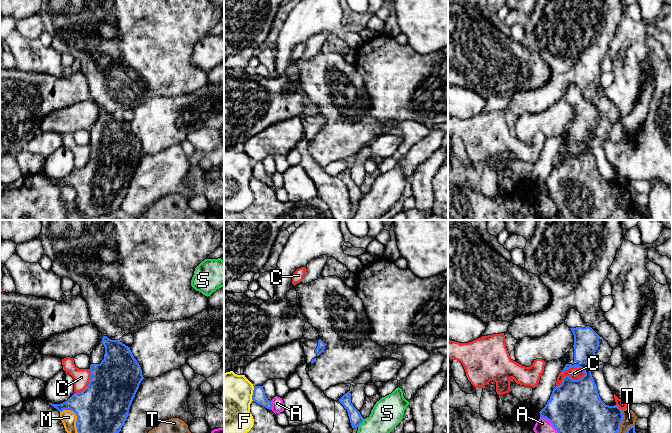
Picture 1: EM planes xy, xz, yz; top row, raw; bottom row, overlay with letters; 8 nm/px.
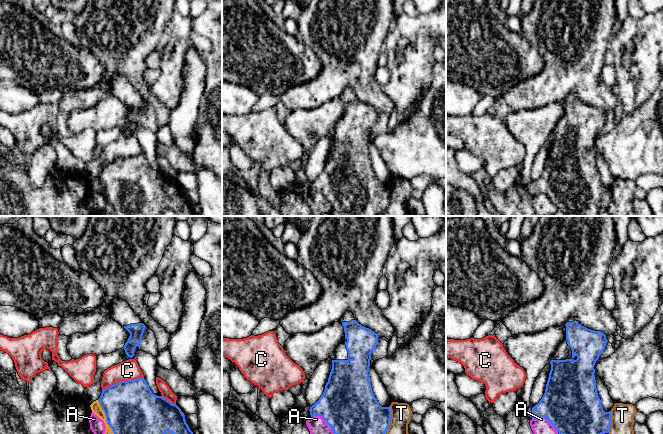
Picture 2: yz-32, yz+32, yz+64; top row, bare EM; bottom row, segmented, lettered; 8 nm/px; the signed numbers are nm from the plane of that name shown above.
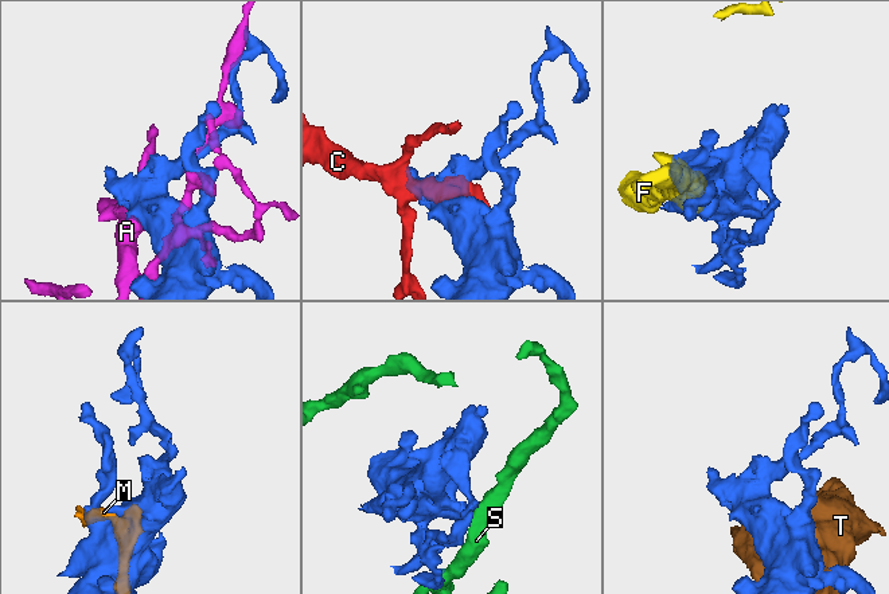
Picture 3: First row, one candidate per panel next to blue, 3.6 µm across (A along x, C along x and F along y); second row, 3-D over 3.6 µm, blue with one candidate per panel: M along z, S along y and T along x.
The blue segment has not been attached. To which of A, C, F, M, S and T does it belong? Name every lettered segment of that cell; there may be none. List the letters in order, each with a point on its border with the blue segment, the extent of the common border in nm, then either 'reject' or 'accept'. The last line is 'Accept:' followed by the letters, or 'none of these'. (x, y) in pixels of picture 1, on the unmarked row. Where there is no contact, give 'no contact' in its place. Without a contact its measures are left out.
A: yz (552, 199) | 220 nm | reject
C: yz (570, 154) | 260 nm | reject
F: xz (253, 170) | 110 nm | reject
M: xy (77, 197) | 320 nm | reject
S: xz (361, 198) | 90 nm | reject
T: yz (619, 203) | 300 nm | reject
Accept: none of these

